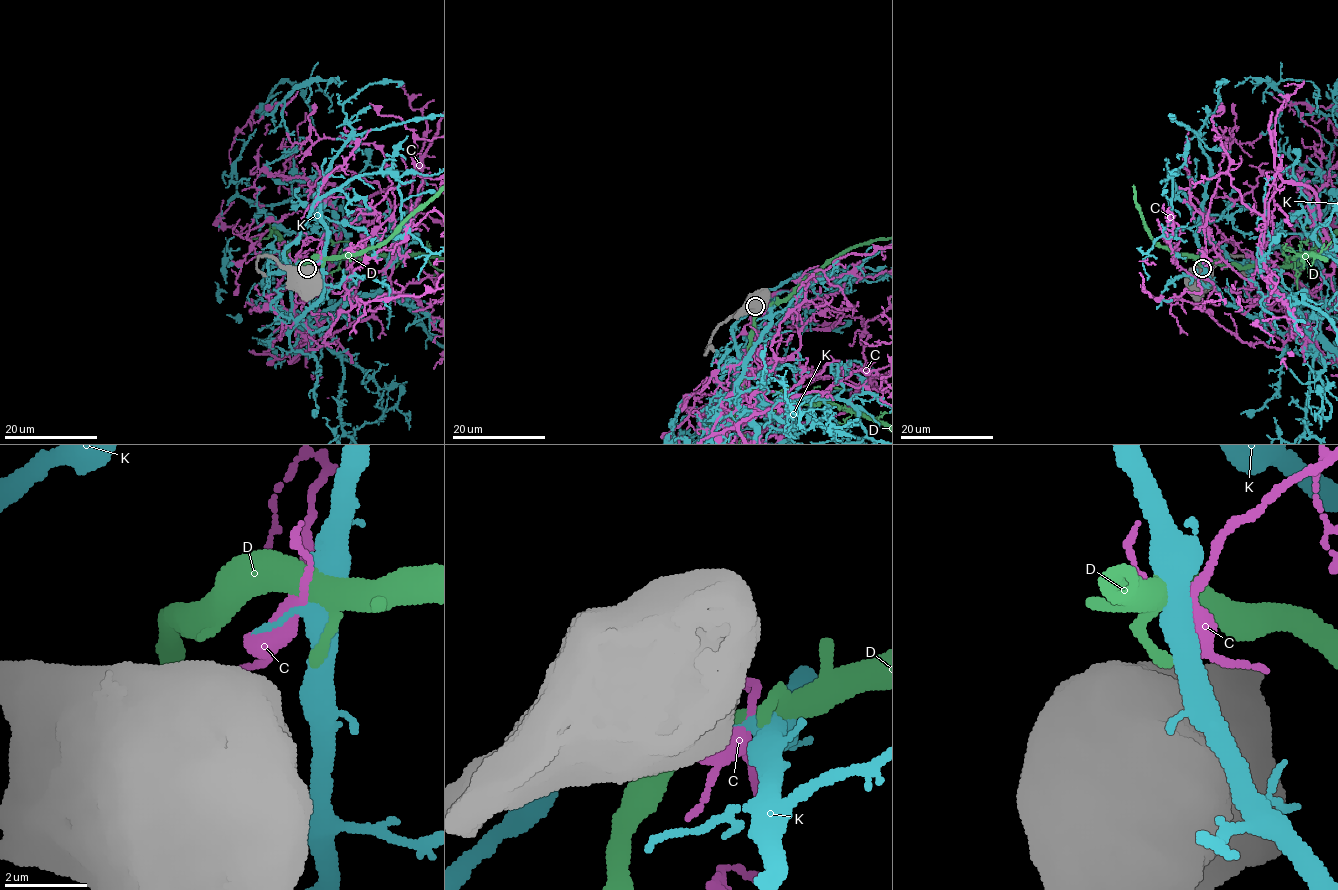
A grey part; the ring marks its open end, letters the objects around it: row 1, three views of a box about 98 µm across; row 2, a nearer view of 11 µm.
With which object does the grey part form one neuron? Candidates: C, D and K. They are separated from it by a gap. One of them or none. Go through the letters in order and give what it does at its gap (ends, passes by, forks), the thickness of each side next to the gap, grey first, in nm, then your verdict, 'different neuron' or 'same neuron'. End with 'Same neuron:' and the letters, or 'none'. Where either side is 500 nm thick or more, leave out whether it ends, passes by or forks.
C: 900/400 nm | different neuron
D: 900/300 nm | same neuron
K: 900/110 nm | different neuron
Same neuron: D

